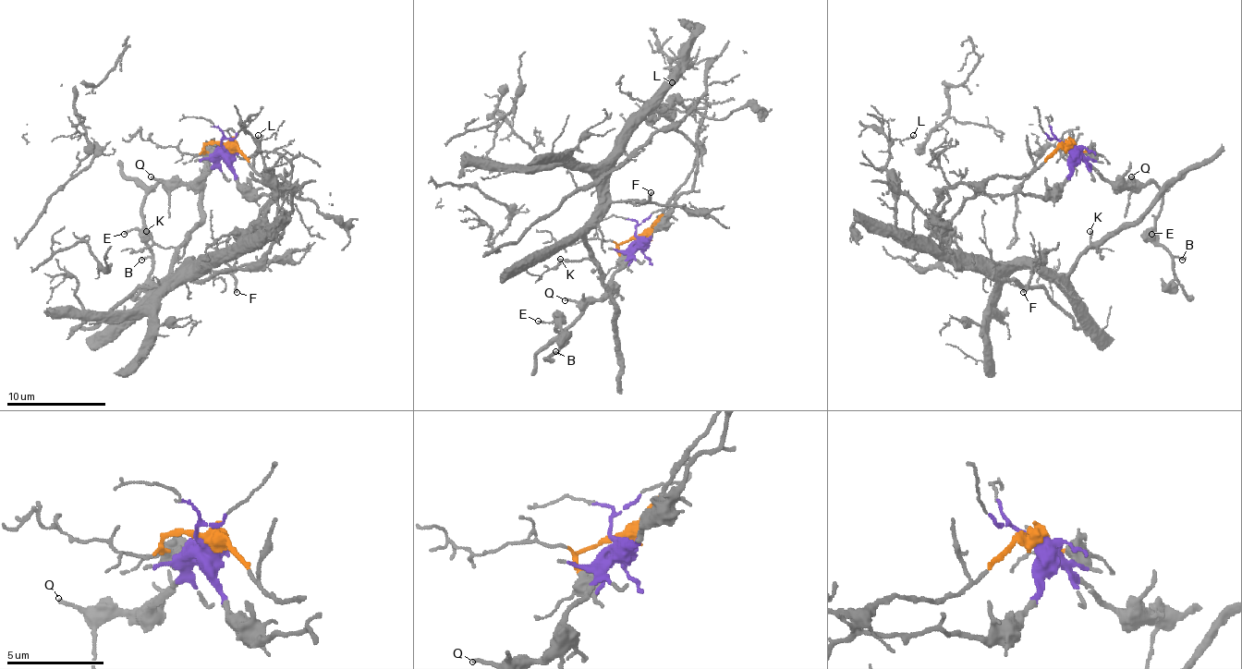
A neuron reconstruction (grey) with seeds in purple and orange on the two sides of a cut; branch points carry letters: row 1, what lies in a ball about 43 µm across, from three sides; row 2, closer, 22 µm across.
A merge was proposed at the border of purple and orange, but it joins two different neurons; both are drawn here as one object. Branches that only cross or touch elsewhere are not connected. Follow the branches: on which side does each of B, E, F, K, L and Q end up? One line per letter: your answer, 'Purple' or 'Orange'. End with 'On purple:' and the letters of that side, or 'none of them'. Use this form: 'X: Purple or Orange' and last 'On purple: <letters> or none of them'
B: Purple
E: Purple
F: Orange
K: Orange
L: Orange
Q: Purple
On purple: B, E, Q

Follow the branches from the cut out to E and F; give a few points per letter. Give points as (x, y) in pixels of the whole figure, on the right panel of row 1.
E: (1068, 146), (1076, 148), (1110, 180), (1152, 183), (1162, 193), (1152, 233)
F: (1068, 146), (1028, 173), (949, 186), (933, 215), (943, 250), (983, 262), (1026, 262), (1033, 270), (1023, 293)

